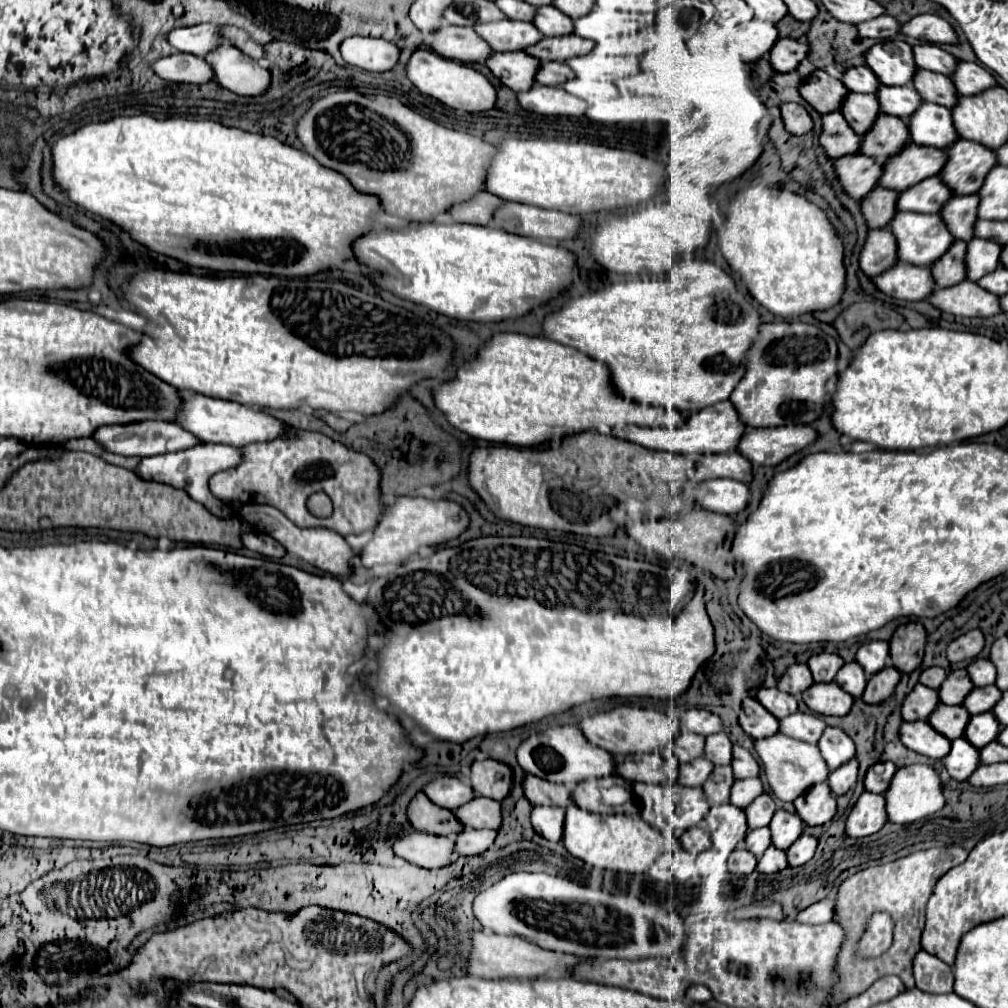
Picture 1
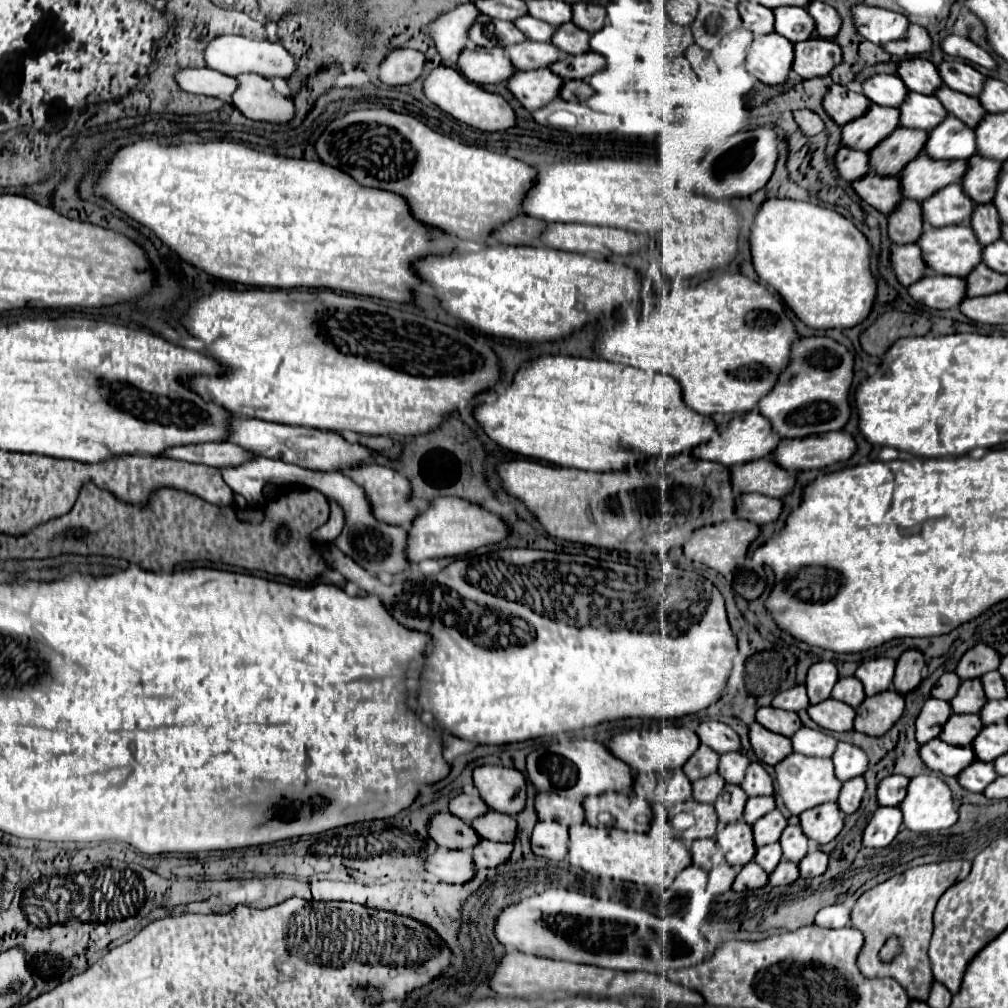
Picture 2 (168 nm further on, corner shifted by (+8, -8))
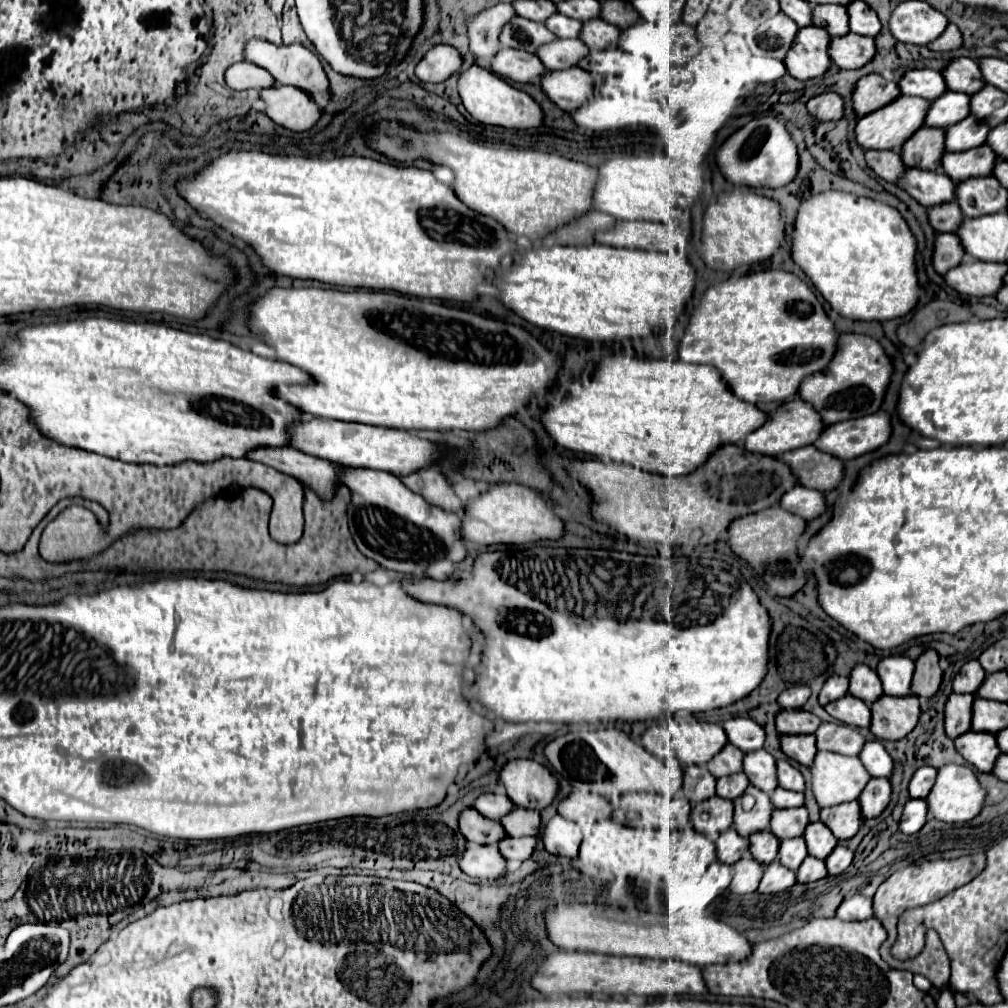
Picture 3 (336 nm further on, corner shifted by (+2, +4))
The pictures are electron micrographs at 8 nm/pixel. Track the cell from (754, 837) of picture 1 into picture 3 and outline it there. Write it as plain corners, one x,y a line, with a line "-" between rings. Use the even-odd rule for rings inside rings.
793,837
793,839
783,839
779,843
779,855
777,861
781,865
785,865
787,869
797,869
799,861
803,861
803,857
807,857
807,849
805,849
805,841
801,837

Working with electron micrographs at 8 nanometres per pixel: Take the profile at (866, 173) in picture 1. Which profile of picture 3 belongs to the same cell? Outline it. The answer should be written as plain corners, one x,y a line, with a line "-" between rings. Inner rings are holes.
905,169
897,181
897,187
909,193
923,207
953,201
955,197
955,181
947,181
947,177
935,171

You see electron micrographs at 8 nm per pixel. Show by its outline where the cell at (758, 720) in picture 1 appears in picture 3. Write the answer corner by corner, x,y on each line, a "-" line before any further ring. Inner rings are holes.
779,735
779,743
781,751
801,765
811,765
811,757
817,753
813,735

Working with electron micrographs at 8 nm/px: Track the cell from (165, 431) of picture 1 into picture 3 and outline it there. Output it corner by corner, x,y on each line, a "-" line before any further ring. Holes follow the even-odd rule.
257,447
247,453
247,459
265,463
287,475
295,475
297,481
309,485
311,489
315,489
315,493
319,493
325,499
333,497
333,489
337,485
335,469
339,465
331,461
299,453
291,447

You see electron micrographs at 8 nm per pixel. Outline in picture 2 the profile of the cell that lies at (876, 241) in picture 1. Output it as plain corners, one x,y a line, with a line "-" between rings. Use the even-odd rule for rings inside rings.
893,245
891,265
901,285
907,285
907,287
919,281
921,277
925,277
925,271
927,271
921,247
917,245

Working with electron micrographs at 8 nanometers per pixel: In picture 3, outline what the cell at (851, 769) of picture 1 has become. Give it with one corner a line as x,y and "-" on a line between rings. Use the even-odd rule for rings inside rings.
871,777
857,799
863,817
877,817
887,807
889,797
891,797
889,781
885,777

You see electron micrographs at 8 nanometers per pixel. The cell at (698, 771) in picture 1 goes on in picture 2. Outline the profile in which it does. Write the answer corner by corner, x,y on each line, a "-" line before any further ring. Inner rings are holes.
713,773
693,783
693,799
699,803
713,803
717,801
723,787
725,787
725,779
719,773

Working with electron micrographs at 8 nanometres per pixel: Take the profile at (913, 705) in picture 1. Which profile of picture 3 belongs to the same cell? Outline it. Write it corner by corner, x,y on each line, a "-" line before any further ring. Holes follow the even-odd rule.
957,693
949,695
945,703
945,715
943,715
943,729
949,739
969,731
973,699
975,699
973,695
957,695

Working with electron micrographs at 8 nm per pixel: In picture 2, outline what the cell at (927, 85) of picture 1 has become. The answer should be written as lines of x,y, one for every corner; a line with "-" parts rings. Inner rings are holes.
941,87
937,91
937,99
945,105
945,109
959,117
965,125
969,125
971,129
977,127
977,123
981,123
981,117
987,113
985,109
981,109
981,103
975,97
969,97
965,93
953,91
949,87

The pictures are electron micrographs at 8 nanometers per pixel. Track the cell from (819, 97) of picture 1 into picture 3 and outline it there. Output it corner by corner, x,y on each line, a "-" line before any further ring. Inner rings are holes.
867,75
861,77
851,91
851,105
853,111
863,117
875,109
881,109
891,101
891,97
899,97
899,89
895,83
885,81
879,75

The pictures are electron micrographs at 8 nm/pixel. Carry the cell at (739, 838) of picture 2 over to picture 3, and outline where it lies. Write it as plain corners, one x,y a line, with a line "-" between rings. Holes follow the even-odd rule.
759,831
759,833
751,833
747,837
749,841
749,853
753,855
753,859
757,859
759,863
767,863
773,861
777,857
777,849
779,849
779,839
769,833
769,831

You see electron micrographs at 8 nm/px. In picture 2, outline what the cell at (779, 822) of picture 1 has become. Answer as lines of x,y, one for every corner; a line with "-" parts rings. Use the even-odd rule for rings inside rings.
789,825
781,835
781,847
787,861
799,863
809,853
809,839
801,831
801,827

